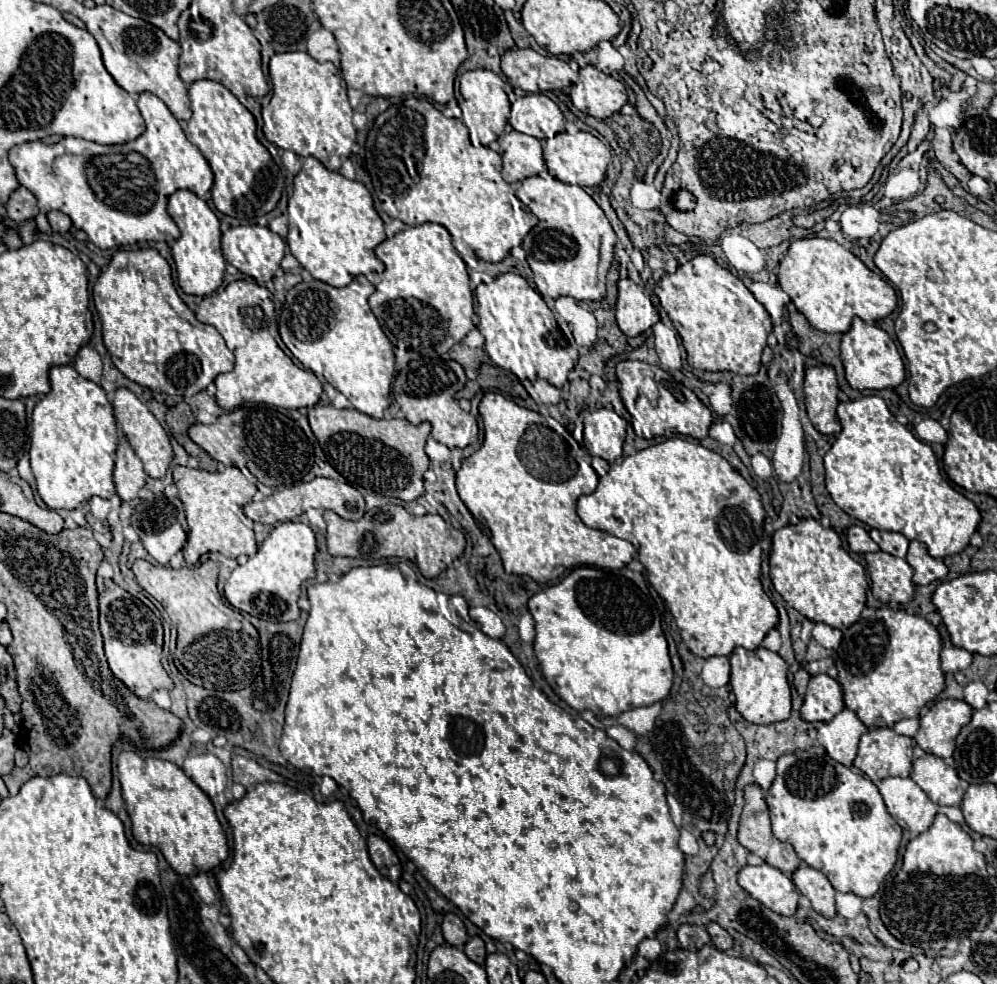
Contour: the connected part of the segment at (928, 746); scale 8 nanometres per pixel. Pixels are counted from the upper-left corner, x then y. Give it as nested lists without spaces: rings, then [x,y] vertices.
[[[938,700],[924,718],[920,716],[920,730],[914,736],[916,744],[928,754],[948,758],[954,752],[956,736],[972,718],[974,708],[964,700]]]

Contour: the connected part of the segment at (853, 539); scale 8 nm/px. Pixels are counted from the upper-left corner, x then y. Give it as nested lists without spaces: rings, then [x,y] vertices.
[[[850,526],[850,528],[848,528],[848,534],[846,534],[846,540],[848,540],[848,548],[850,548],[852,552],[858,552],[858,554],[878,552],[878,544],[870,538],[870,534],[868,534],[866,528]]]

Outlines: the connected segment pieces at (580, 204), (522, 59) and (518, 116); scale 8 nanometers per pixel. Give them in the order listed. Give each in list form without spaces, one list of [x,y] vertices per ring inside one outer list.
[[[530,176],[518,184],[516,196],[536,214],[540,220],[524,238],[522,248],[526,252],[526,260],[534,272],[534,284],[536,290],[542,296],[560,298],[570,296],[574,300],[602,300],[606,296],[606,278],[610,269],[610,262],[614,258],[614,246],[616,234],[608,222],[608,218],[602,214],[602,208],[580,188],[564,184],[556,178],[540,178]]]
[[[532,48],[506,52],[500,68],[508,82],[524,92],[562,90],[578,82],[578,74],[572,72],[564,60],[556,56],[542,56]]]
[[[526,94],[512,104],[510,124],[516,132],[538,140],[564,132],[564,116],[560,108],[544,94]]]

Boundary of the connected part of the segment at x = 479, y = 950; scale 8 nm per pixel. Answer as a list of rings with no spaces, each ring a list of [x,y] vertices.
[[[474,936],[474,938],[470,938],[468,942],[466,942],[466,946],[464,946],[464,952],[466,952],[466,956],[470,958],[470,960],[474,960],[476,964],[484,964],[484,960],[486,960],[486,948],[484,948],[484,942],[482,942],[482,938],[478,938],[478,936]]]

